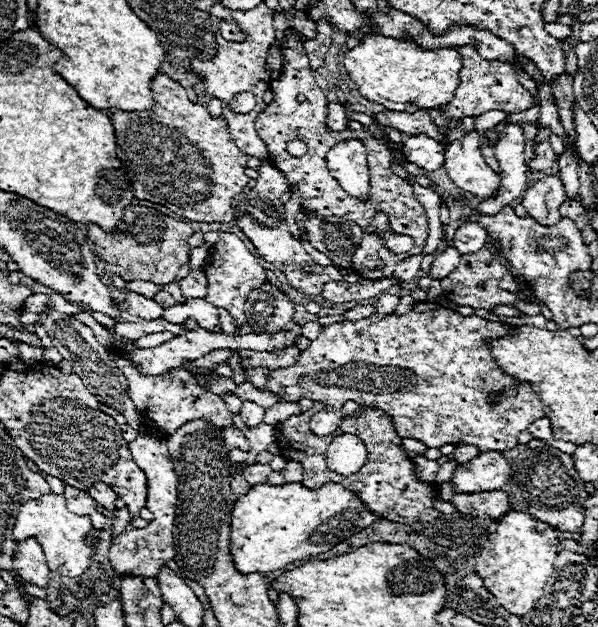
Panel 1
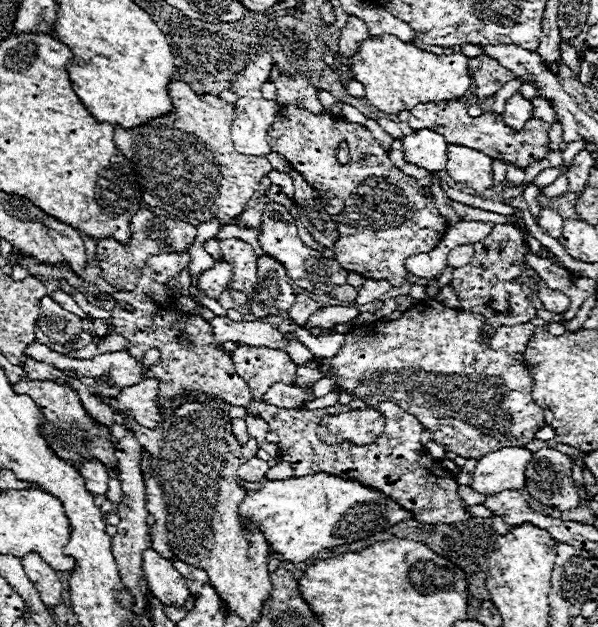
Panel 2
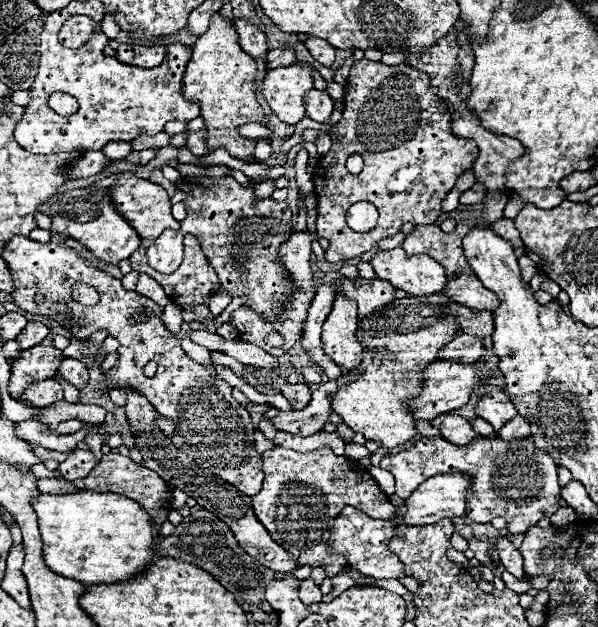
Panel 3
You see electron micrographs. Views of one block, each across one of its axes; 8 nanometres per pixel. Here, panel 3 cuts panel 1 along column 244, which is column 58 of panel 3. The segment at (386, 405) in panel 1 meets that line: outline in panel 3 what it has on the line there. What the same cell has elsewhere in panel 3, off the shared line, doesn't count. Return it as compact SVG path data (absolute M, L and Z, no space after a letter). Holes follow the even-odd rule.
M66 358L66 360L60 364L58 376L64 378L68 384L76 386L78 390L82 390L82 388L88 384L88 370L84 368L82 362L78 362L78 360L74 360L74 358Z

